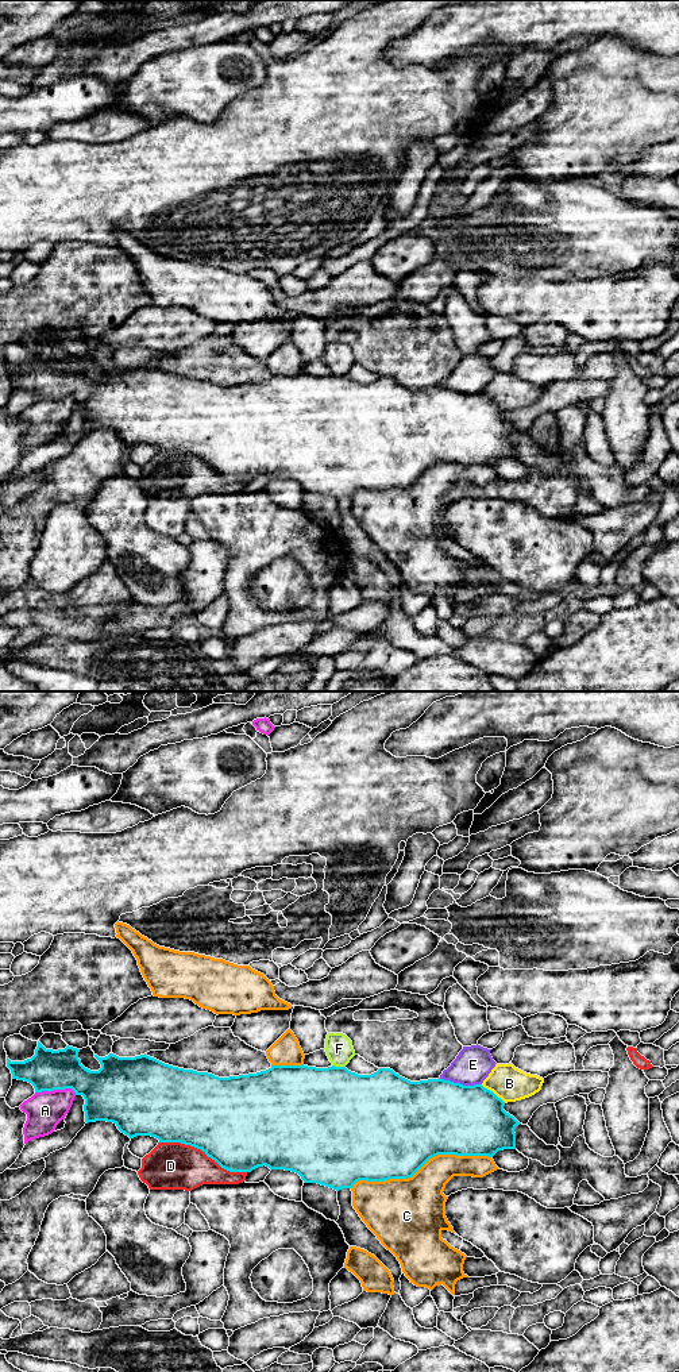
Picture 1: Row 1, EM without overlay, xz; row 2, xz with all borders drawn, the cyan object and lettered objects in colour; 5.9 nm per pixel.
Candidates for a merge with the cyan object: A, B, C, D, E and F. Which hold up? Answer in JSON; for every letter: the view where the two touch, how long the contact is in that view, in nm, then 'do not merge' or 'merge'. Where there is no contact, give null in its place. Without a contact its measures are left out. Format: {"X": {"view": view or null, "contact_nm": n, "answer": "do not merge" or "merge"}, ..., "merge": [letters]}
{"A": {"view": "xz", "contact_nm": 240, "answer": "do not merge"}, "B": {"view": "xz", "contact_nm": 190, "answer": "do not merge"}, "C": {"view": "xz", "contact_nm": 850, "answer": "do not merge"}, "D": {"view": "xz", "contact_nm": 550, "answer": "do not merge"}, "E": {"view": "xz", "contact_nm": 260, "answer": "do not merge"}, "F": {"view": "xz", "contact_nm": 80, "answer": "do not merge"}, "merge": []}

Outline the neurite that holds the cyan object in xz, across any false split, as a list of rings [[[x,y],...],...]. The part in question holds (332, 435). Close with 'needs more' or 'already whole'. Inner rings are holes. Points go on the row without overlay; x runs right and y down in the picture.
[[[39,350],[35,363],[24,370],[11,370],[7,365],[7,375],[11,378],[12,388],[24,389],[34,394],[35,401],[54,400],[72,397],[76,404],[82,404],[85,408],[84,420],[85,431],[107,429],[113,431],[117,438],[134,447],[136,444],[151,444],[159,451],[181,451],[185,454],[201,458],[208,466],[215,469],[221,477],[229,481],[251,481],[258,475],[269,475],[270,478],[285,478],[296,481],[305,492],[317,492],[336,500],[342,497],[352,497],[359,489],[385,490],[389,487],[412,486],[429,467],[437,463],[456,465],[489,465],[493,466],[498,459],[516,458],[514,438],[520,431],[504,419],[505,411],[493,400],[482,393],[463,394],[444,388],[428,388],[410,390],[390,377],[379,377],[371,384],[358,384],[348,379],[346,375],[316,377],[308,374],[271,374],[266,379],[256,382],[219,386],[208,381],[197,381],[165,373],[154,366],[144,363],[135,366],[119,366],[109,362],[105,366],[94,366],[100,370],[99,379],[90,379],[81,373],[78,367],[80,358],[66,355],[65,358],[46,358]]]; already whole

